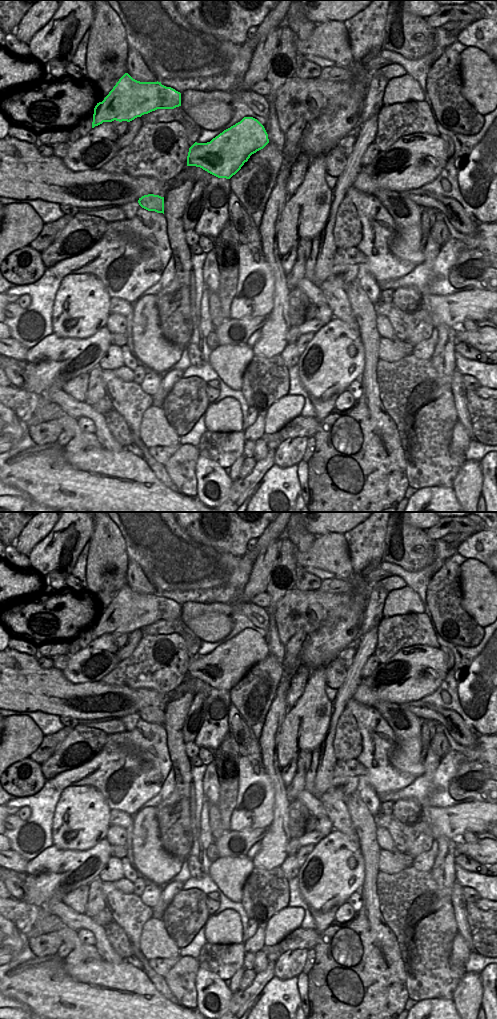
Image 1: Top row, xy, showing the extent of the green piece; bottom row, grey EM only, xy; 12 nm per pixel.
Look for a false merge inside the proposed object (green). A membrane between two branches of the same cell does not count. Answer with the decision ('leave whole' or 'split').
split

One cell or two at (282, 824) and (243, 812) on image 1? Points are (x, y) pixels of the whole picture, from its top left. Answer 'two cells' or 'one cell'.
two cells

